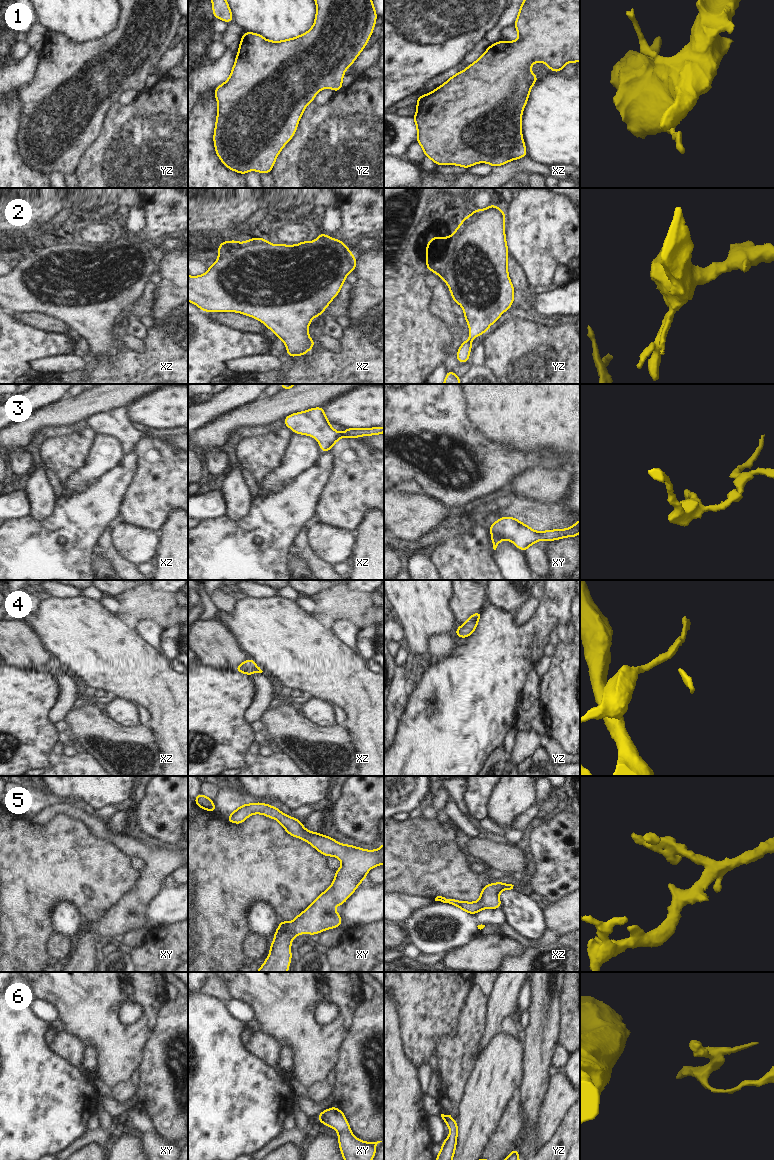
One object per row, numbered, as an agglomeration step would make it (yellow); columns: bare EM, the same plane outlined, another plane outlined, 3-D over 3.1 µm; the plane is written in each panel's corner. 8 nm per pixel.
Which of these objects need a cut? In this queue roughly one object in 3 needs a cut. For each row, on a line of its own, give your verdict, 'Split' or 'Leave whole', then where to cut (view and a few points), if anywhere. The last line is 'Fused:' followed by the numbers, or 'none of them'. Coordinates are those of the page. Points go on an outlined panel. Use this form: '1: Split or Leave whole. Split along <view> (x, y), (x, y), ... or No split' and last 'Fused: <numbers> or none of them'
1: Leave whole. No split
2: Leave whole. No split
3: Leave whole. No split
4: Leave whole. No split
5: Leave whole. No split
6: Leave whole. No split
Fused: none of them

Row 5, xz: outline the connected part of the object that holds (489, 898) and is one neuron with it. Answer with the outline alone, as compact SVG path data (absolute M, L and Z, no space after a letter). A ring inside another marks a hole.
M503 882L488 884L483 887L480 893L480 899L476 902L459 901L453 898L445 898L442 896L437 896L435 901L441 901L443 903L454 905L465 912L474 915L482 909L500 909L501 900L499 898L499 893L504 890L511 890L513 889L513 886L514 885L512 884Z

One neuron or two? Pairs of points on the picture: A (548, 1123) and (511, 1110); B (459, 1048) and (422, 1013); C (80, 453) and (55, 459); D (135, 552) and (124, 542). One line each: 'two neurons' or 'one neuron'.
A: two neurons
B: two neurons
C: one neuron
D: one neuron

